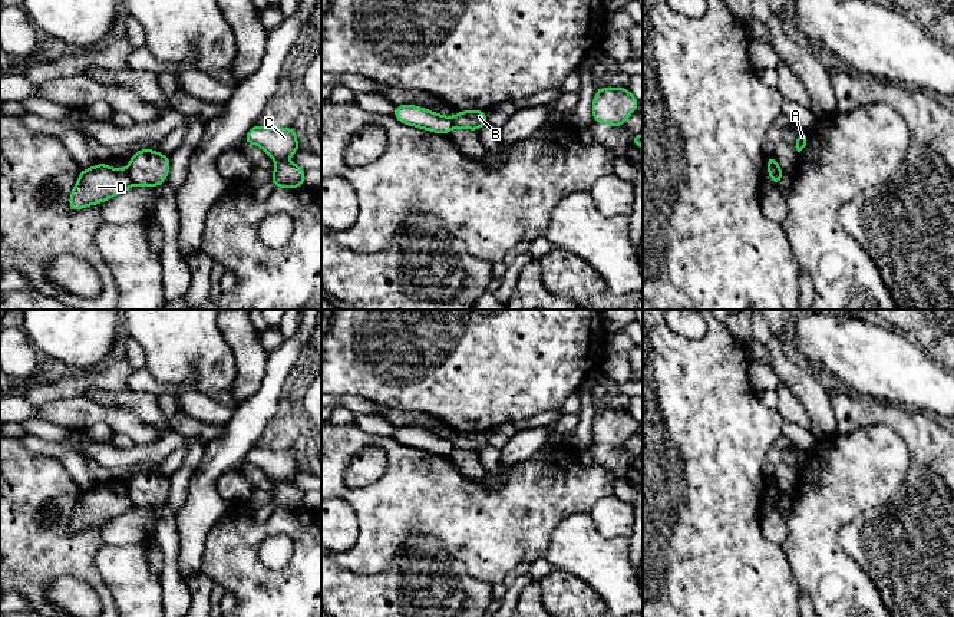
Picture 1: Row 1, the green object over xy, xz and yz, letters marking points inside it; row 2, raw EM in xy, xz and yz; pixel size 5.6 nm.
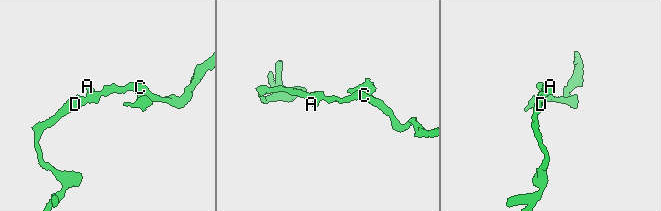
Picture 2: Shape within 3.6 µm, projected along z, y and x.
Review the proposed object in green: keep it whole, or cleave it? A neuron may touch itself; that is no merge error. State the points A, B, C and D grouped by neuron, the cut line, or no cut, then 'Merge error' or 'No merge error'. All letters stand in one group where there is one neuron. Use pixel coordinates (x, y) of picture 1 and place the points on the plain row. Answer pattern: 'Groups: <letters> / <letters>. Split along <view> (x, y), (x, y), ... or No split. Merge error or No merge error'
Groups: A B C / D. Split along xy (126, 491), (132, 504). Merge error

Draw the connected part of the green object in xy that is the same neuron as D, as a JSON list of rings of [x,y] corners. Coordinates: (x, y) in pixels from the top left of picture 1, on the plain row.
[[[99,484],[93,489],[80,492],[69,519],[69,529],[79,532],[86,527],[102,525],[122,515],[129,508],[132,508],[132,501],[128,491],[115,491]]]

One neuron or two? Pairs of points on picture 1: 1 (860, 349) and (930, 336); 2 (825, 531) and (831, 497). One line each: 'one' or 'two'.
1: two
2: one

